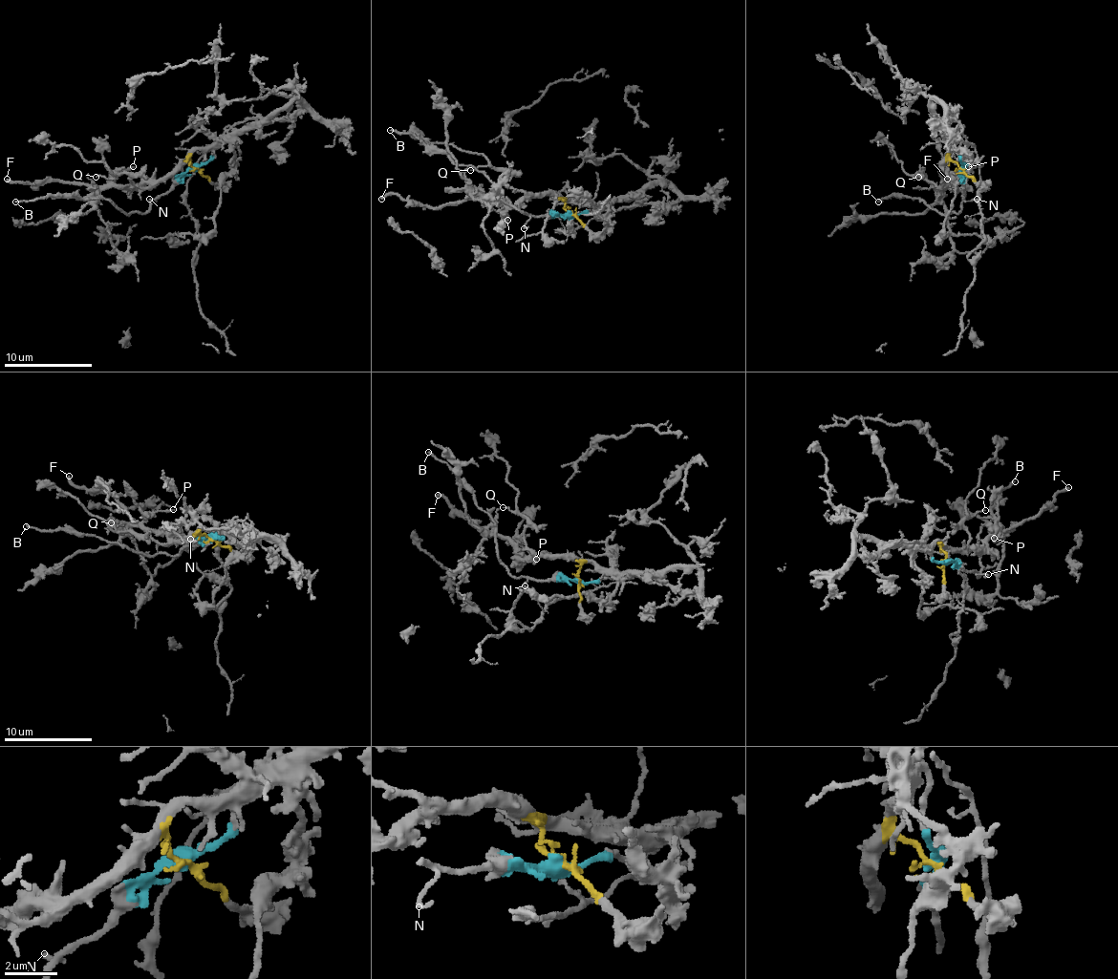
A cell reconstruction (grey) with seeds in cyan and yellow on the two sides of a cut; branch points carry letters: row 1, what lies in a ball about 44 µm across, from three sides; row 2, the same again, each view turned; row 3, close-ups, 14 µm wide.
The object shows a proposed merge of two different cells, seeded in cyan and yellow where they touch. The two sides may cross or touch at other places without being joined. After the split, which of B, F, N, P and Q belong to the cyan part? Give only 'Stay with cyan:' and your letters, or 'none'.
Stay with cyan: B, N

